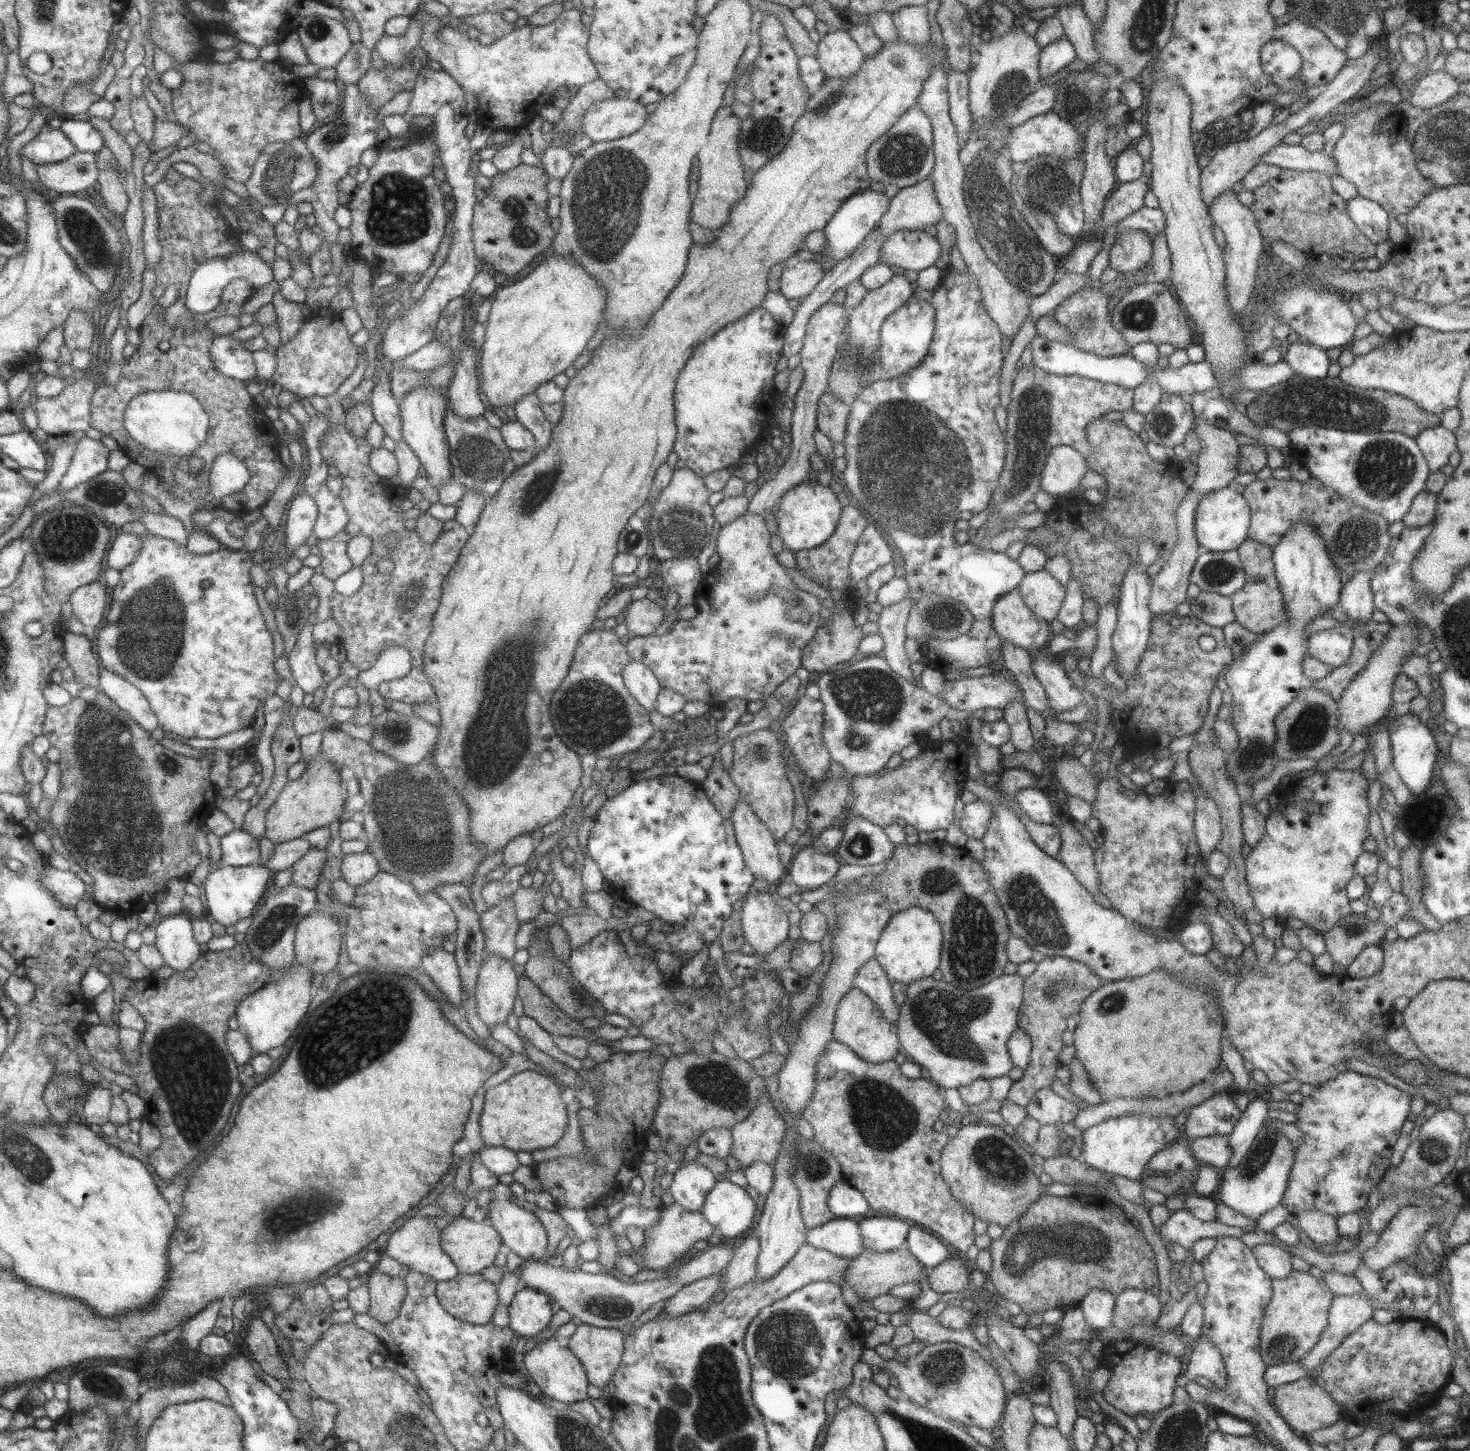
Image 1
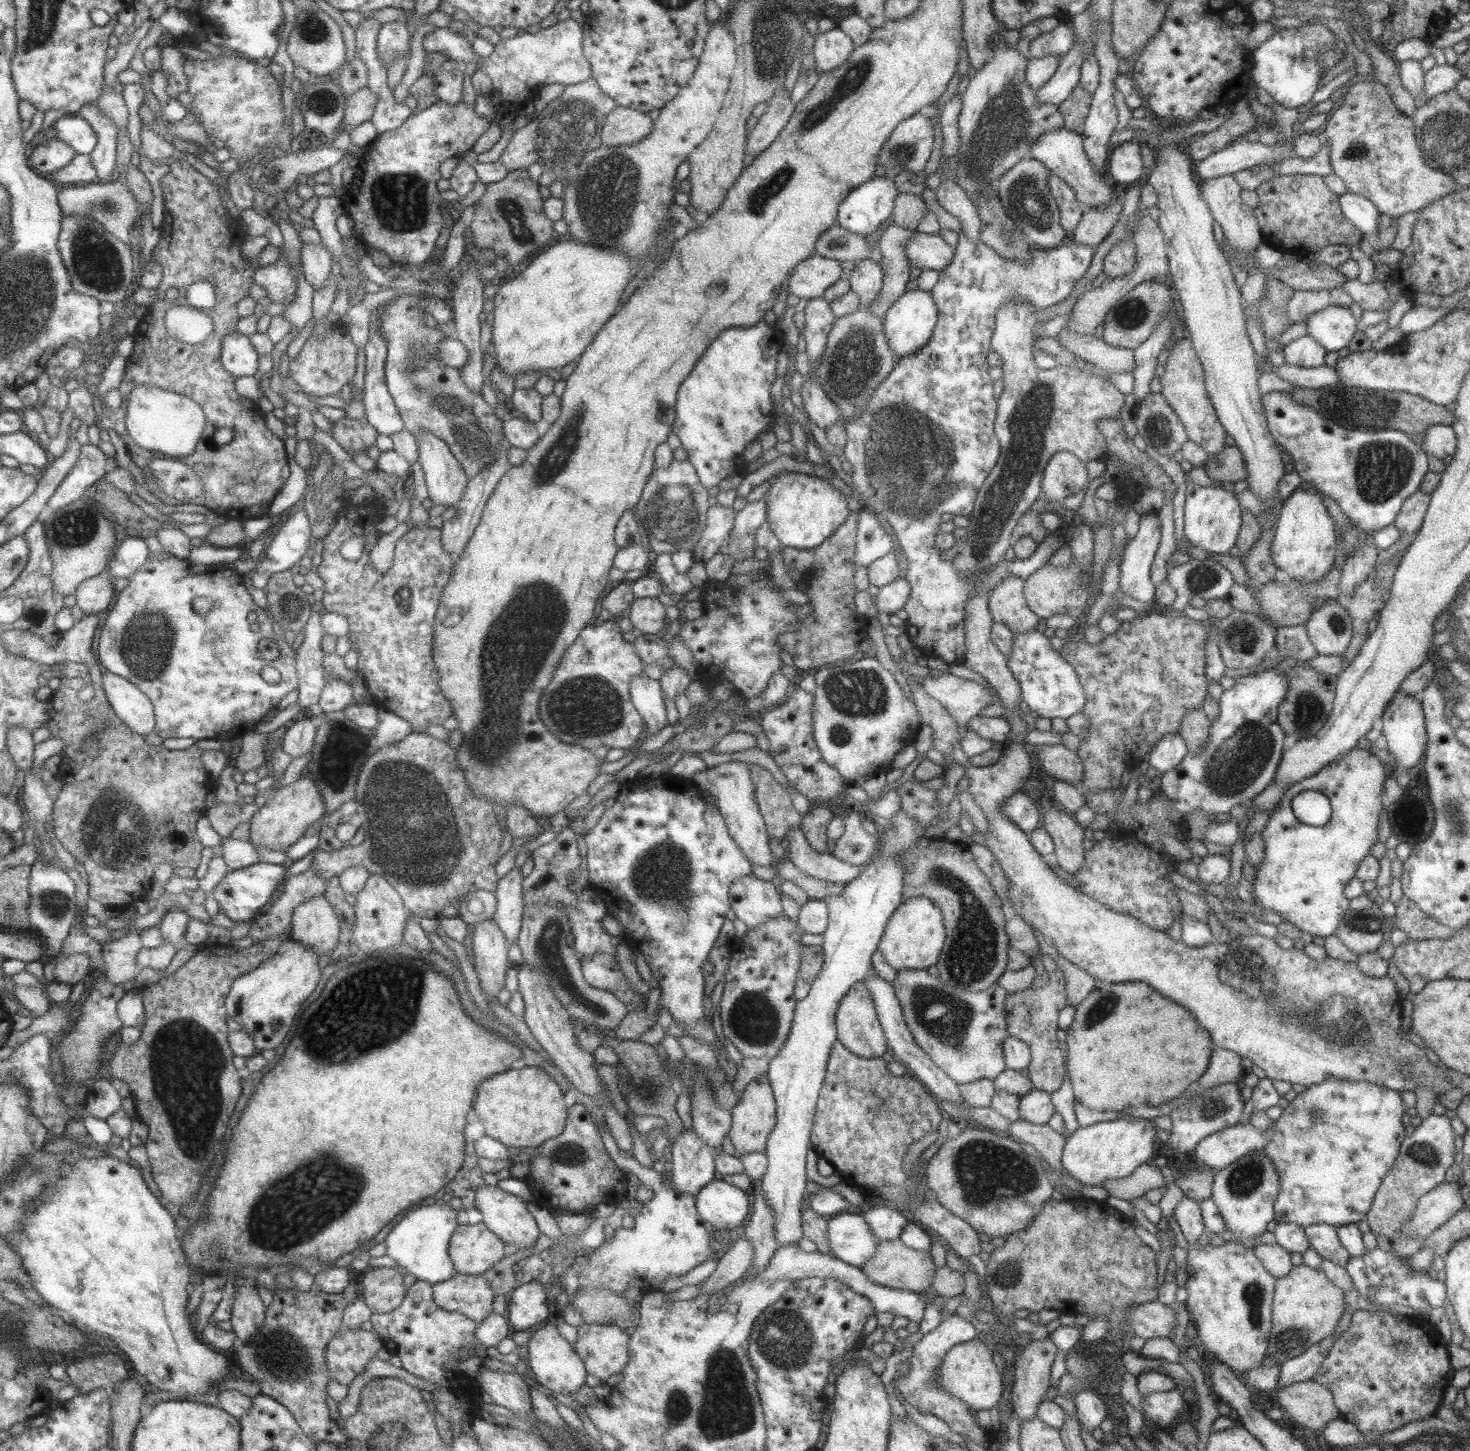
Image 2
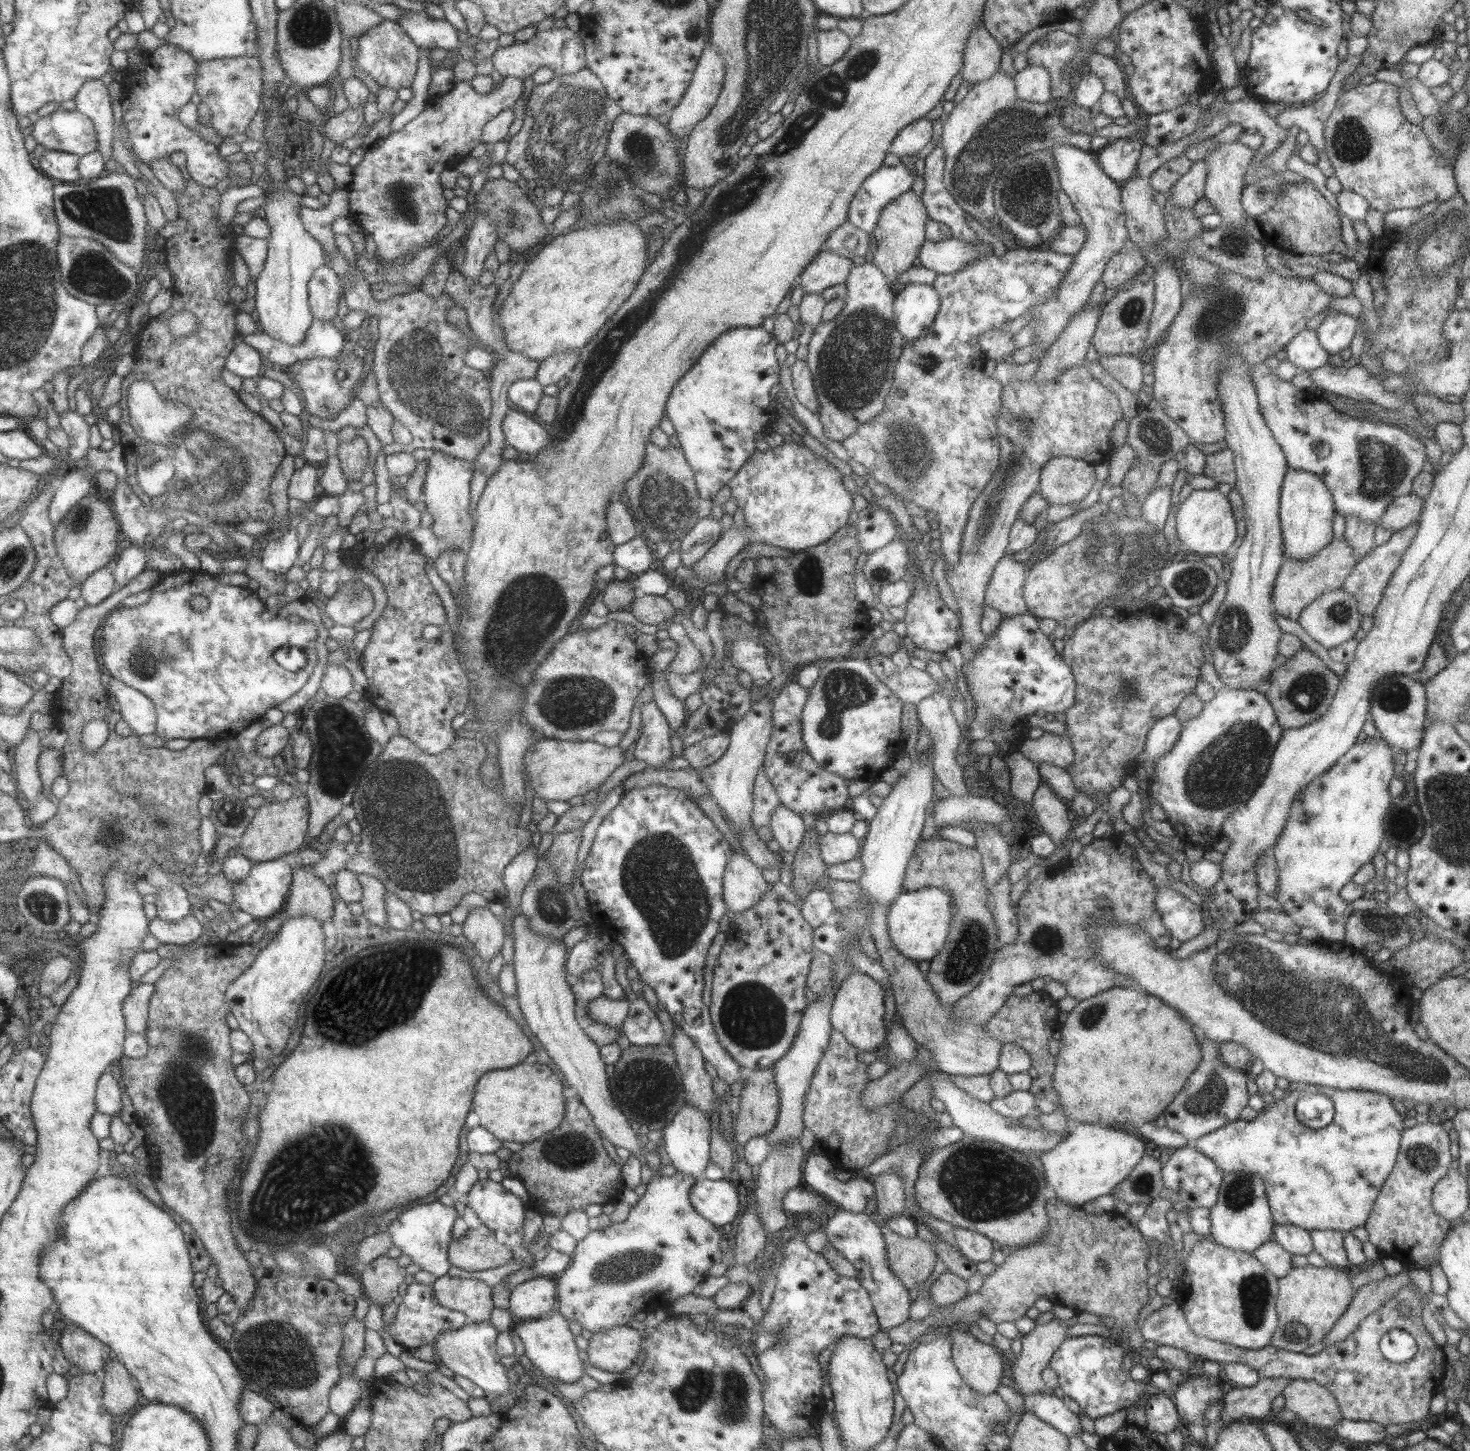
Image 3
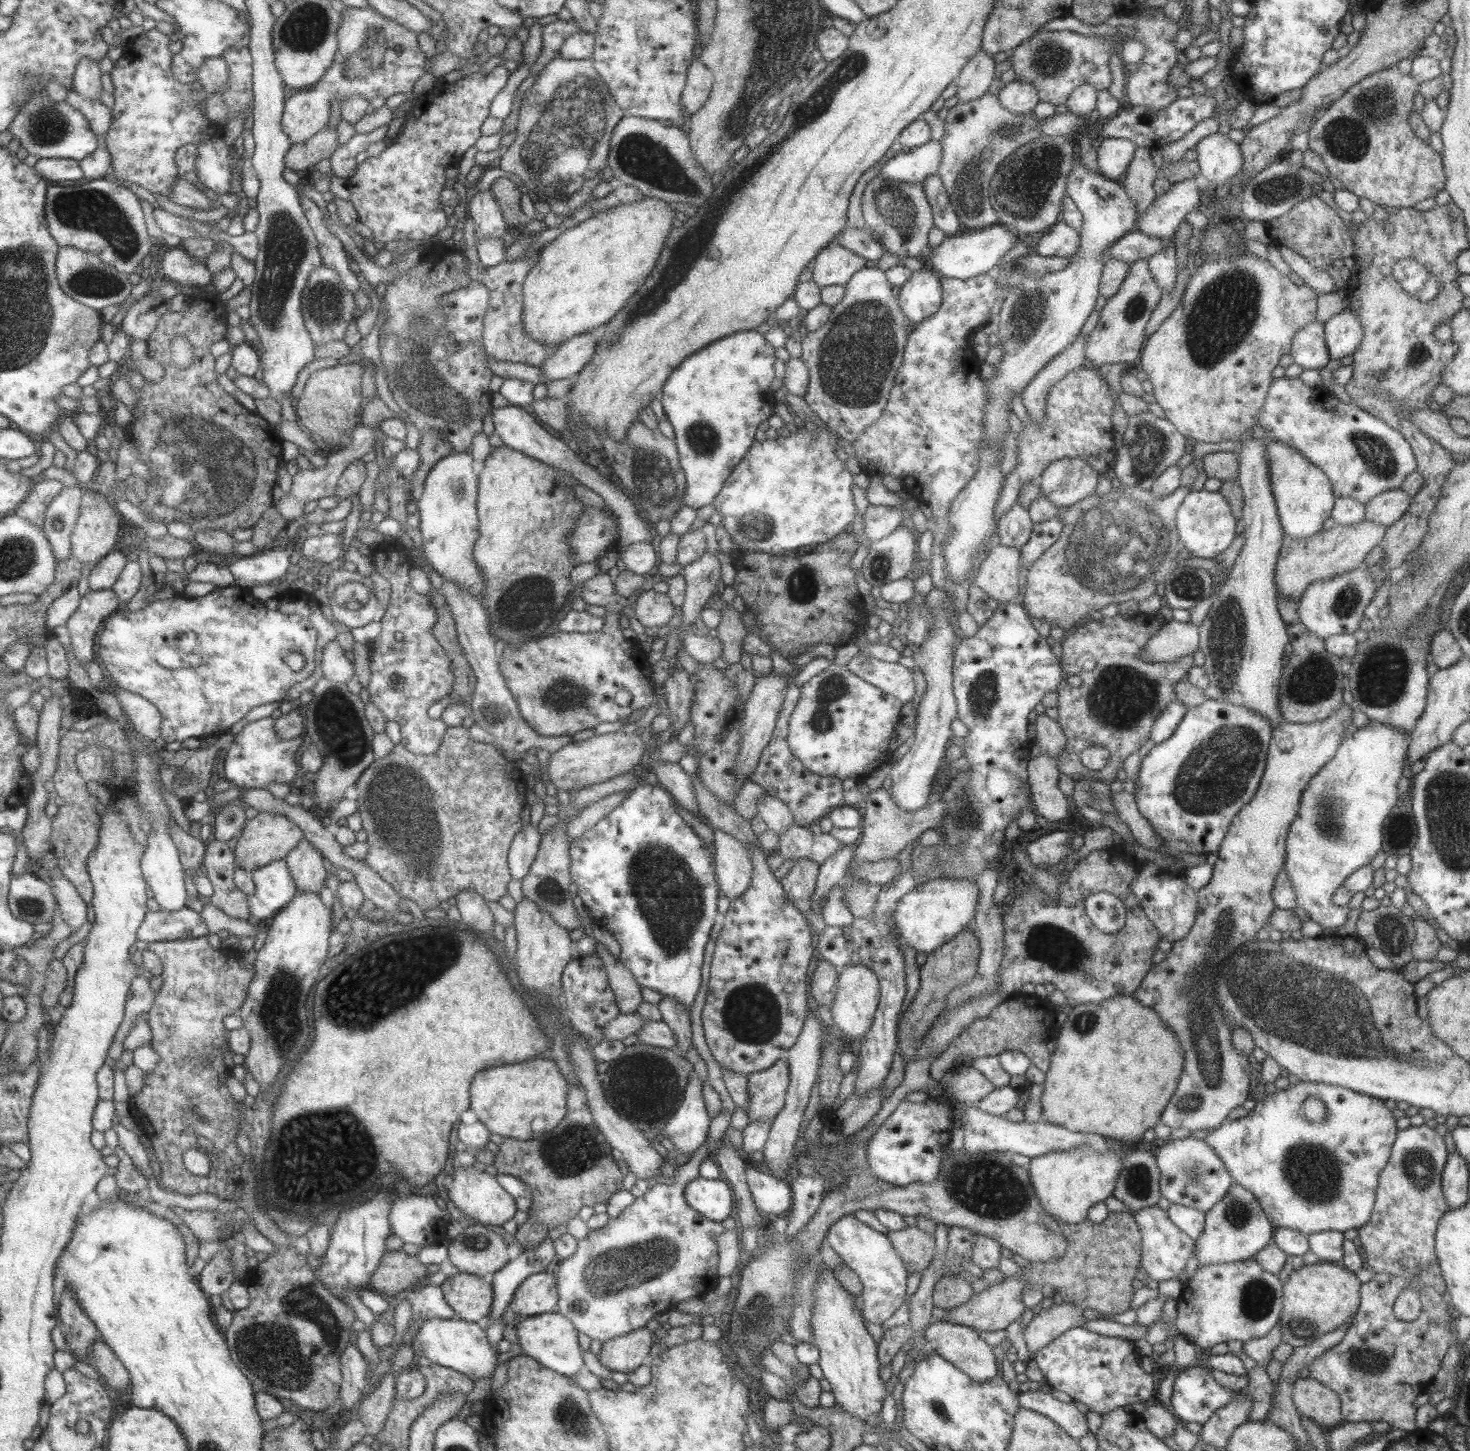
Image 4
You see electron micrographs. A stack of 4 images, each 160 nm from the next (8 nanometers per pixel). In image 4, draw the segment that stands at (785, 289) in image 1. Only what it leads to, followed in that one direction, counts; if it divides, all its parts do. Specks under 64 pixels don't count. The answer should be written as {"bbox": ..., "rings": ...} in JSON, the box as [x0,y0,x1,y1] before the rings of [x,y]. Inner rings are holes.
{"bbox":[811,244,865,288],"rings":[[[828,244],[813,259],[811,280],[820,288],[844,285],[854,272],[865,267],[865,261],[864,258],[841,245]]]}

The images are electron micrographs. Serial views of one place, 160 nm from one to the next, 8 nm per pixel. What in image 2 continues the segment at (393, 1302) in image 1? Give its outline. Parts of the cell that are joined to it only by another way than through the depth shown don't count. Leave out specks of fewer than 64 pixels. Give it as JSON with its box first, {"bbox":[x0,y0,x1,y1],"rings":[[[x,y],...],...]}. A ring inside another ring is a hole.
{"bbox":[359,1267,404,1313],"rings":[[[370,1267],[359,1284],[362,1301],[376,1313],[388,1313],[404,1299],[403,1274],[393,1267]]]}

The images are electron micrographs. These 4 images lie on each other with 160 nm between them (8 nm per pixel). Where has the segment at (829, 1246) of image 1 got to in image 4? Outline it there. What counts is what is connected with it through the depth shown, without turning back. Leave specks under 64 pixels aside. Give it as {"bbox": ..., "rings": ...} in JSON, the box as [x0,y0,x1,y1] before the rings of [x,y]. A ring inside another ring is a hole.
{"bbox":[825,1215,908,1324],"rings":[[[845,1215],[831,1224],[825,1236],[831,1248],[841,1257],[842,1262],[859,1277],[862,1293],[862,1318],[881,1324],[903,1304],[905,1300],[905,1278],[908,1272],[903,1261],[892,1247],[887,1235],[873,1230],[853,1215]]]}

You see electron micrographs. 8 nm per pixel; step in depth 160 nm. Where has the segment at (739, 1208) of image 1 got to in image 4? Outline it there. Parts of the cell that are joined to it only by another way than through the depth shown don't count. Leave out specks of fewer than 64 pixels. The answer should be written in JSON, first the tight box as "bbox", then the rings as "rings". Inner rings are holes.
{"bbox":[684,1178,735,1222],"rings":[[[695,1178],[684,1186],[684,1202],[704,1218],[721,1222],[735,1210],[731,1188],[723,1178]]]}

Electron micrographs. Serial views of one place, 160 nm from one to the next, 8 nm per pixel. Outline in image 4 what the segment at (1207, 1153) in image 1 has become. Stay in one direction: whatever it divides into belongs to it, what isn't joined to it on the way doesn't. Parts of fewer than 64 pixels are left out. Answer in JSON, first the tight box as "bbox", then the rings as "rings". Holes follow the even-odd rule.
{"bbox":[1203,1081,1397,1235],"rings":[[[1299,1081],[1296,1084],[1289,1084],[1285,1090],[1277,1089],[1273,1093],[1261,1091],[1260,1099],[1255,1100],[1255,1105],[1250,1111],[1246,1112],[1245,1116],[1235,1120],[1225,1120],[1225,1122],[1219,1125],[1219,1128],[1214,1128],[1209,1131],[1209,1134],[1207,1134],[1203,1140],[1223,1161],[1225,1170],[1229,1172],[1232,1181],[1251,1192],[1255,1197],[1255,1200],[1260,1204],[1267,1220],[1269,1220],[1275,1229],[1290,1228],[1291,1230],[1298,1230],[1304,1235],[1329,1230],[1343,1233],[1345,1230],[1351,1230],[1351,1228],[1356,1229],[1363,1226],[1371,1216],[1374,1207],[1379,1172],[1383,1170],[1383,1165],[1387,1162],[1391,1145],[1396,1137],[1397,1128],[1395,1127],[1395,1121],[1395,1118],[1391,1115],[1391,1110],[1385,1106],[1381,1099],[1373,1098],[1366,1094],[1359,1094],[1358,1092],[1352,1091],[1350,1088],[1342,1086]],[[1309,1096],[1318,1098],[1323,1103],[1323,1106],[1325,1107],[1325,1116],[1322,1121],[1310,1121],[1303,1116],[1301,1108],[1302,1101]]]}

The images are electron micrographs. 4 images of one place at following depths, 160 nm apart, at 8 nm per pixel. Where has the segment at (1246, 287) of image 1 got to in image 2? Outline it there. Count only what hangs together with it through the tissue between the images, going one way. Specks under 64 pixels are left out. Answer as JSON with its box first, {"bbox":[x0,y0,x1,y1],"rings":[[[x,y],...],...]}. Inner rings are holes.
{"bbox":[1199,174,1263,274],"rings":[[[1232,174],[1205,179],[1199,183],[1199,187],[1201,198],[1207,203],[1213,221],[1219,223],[1219,226],[1222,228],[1223,234],[1225,235],[1225,242],[1232,248],[1232,255],[1236,258],[1233,262],[1235,274],[1244,272],[1244,270],[1240,270],[1240,260],[1238,260],[1238,258],[1241,255],[1248,255],[1248,252],[1254,252],[1263,240],[1253,210],[1246,204],[1243,204],[1243,201],[1241,200],[1240,192],[1242,188],[1237,184],[1237,181]]]}

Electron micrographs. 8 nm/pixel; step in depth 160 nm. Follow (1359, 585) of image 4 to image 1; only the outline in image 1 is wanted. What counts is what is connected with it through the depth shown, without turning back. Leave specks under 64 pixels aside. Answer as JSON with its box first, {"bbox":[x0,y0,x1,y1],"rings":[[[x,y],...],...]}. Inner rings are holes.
{"bbox":[1307,623,1354,667],"rings":[[[1335,623],[1331,628],[1315,632],[1307,638],[1307,654],[1311,657],[1338,667],[1347,660],[1352,644],[1354,631],[1344,623]]]}

